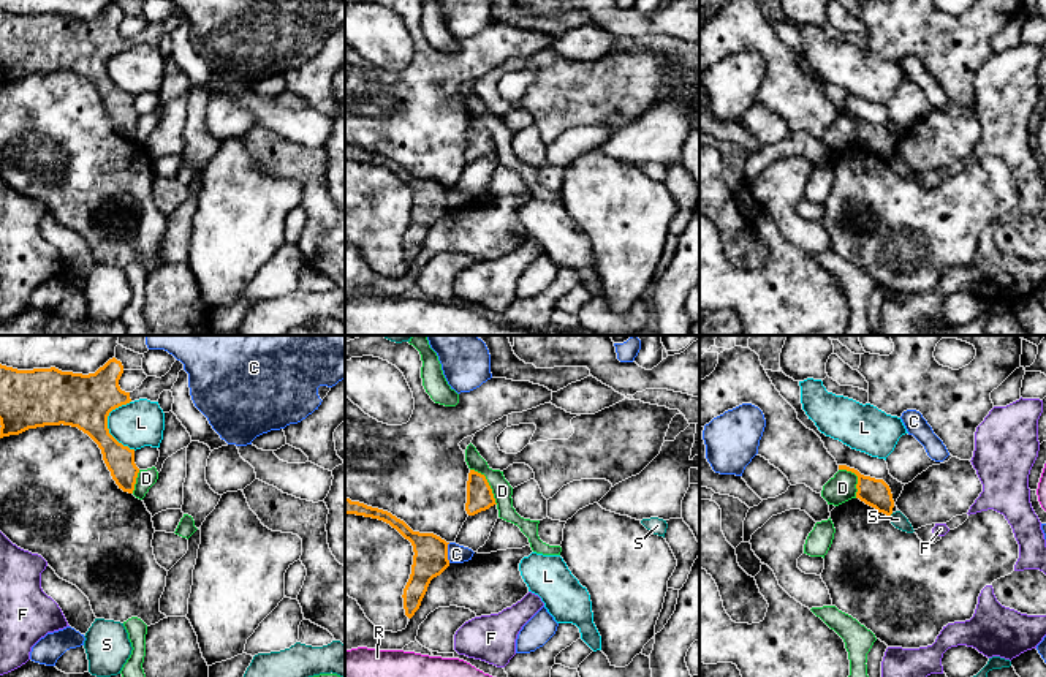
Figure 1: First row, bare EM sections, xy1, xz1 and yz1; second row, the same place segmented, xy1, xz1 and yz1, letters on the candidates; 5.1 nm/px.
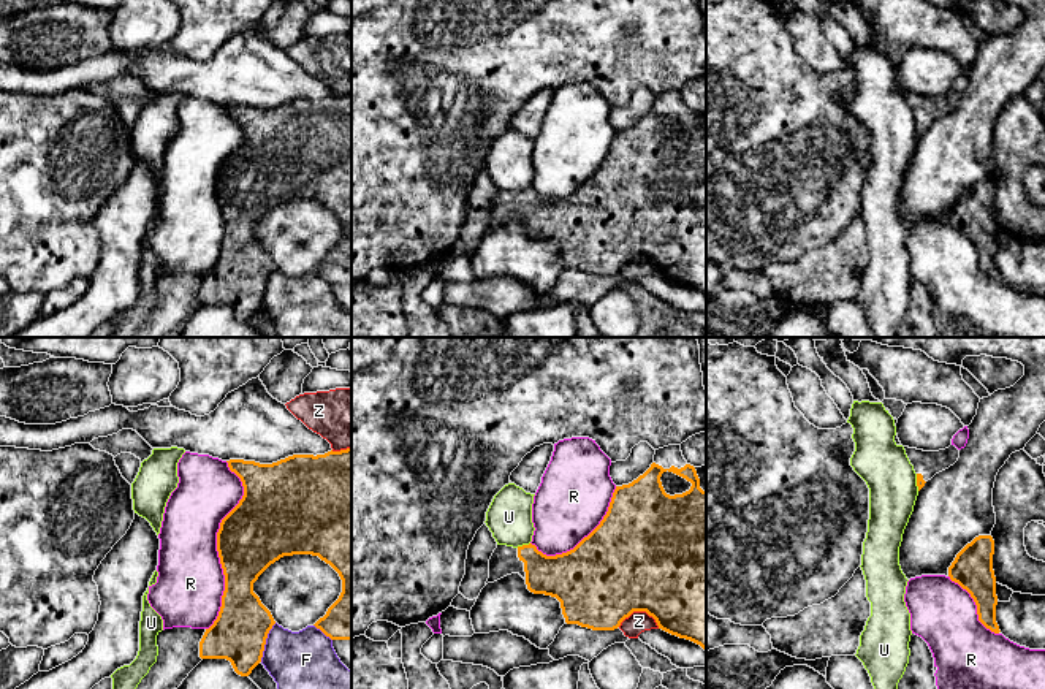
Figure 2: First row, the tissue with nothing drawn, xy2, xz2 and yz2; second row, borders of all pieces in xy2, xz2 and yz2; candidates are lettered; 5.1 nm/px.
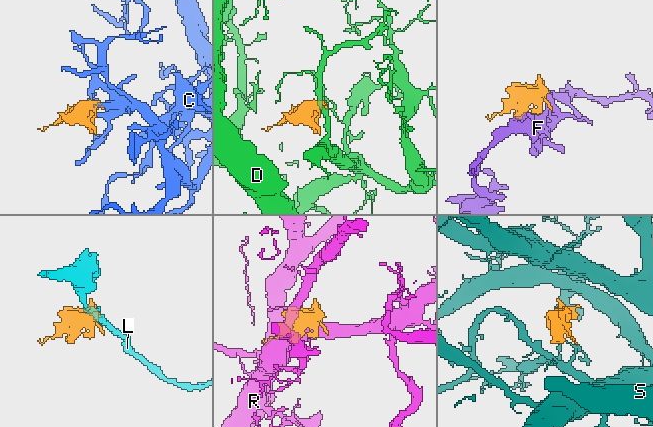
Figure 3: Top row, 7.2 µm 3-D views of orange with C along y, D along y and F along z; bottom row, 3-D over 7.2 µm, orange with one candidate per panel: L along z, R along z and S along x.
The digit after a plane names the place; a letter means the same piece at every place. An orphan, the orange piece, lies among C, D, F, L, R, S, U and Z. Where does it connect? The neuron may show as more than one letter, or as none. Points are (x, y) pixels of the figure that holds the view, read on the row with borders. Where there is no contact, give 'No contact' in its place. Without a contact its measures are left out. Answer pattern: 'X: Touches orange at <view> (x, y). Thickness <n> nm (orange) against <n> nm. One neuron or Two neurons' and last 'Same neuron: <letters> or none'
C: Touches orange at xz1 (447, 552). Thickness 180 nm (orange) against 100 nm. Two neurons
D: Touches orange at xz1 (488, 483). Thickness 140 nm (orange) against 100 nm. Two neurons
F: Touches orange at xy2 (265, 642). Thickness 280 nm (orange) against 300 nm. Two neurons
L: Touches orange at xy1 (106, 426). Thickness 280 nm (orange) against 240 nm. Two neurons
R: Touches orange at xy2 (217, 545). Thickness 360 nm (orange) against 340 nm. Two neurons
S: No contact. Two neurons
U: Touches orange at xz2 (523, 545). Thickness 220 nm (orange) against 220 nm. Two neurons
Z: Touches orange at xz2 (640, 610). Thickness 500 nm (orange) against 110 nm. Two neurons
Same neuron: none

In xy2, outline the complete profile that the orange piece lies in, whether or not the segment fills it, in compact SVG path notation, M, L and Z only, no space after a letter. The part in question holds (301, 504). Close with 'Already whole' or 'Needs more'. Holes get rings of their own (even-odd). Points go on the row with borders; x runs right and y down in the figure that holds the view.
M352 447L317 456L293 455L272 464L244 459L226 463L241 478L244 496L217 532L225 591L218 616L200 641L200 657L226 659L238 675L252 673L276 624L253 592L253 583L271 564L293 554L318 556L339 573L342 592L314 626L331 640L352 640Z. Already whole

